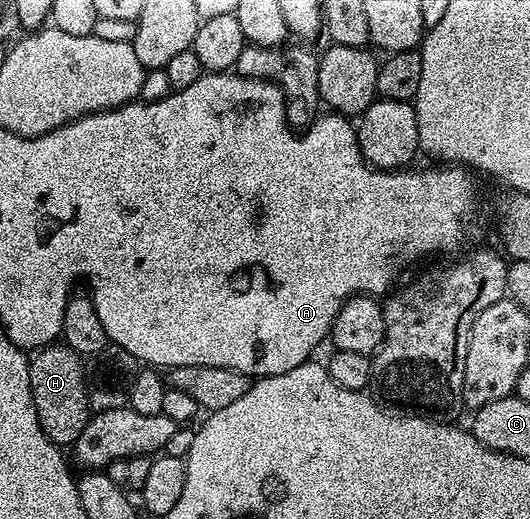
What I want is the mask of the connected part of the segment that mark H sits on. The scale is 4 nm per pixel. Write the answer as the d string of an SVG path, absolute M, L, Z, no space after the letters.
M61 341L50 343L48 347L38 347L29 355L31 397L35 401L39 425L51 442L62 449L77 442L91 414L89 390L85 387L86 370L82 356Z

